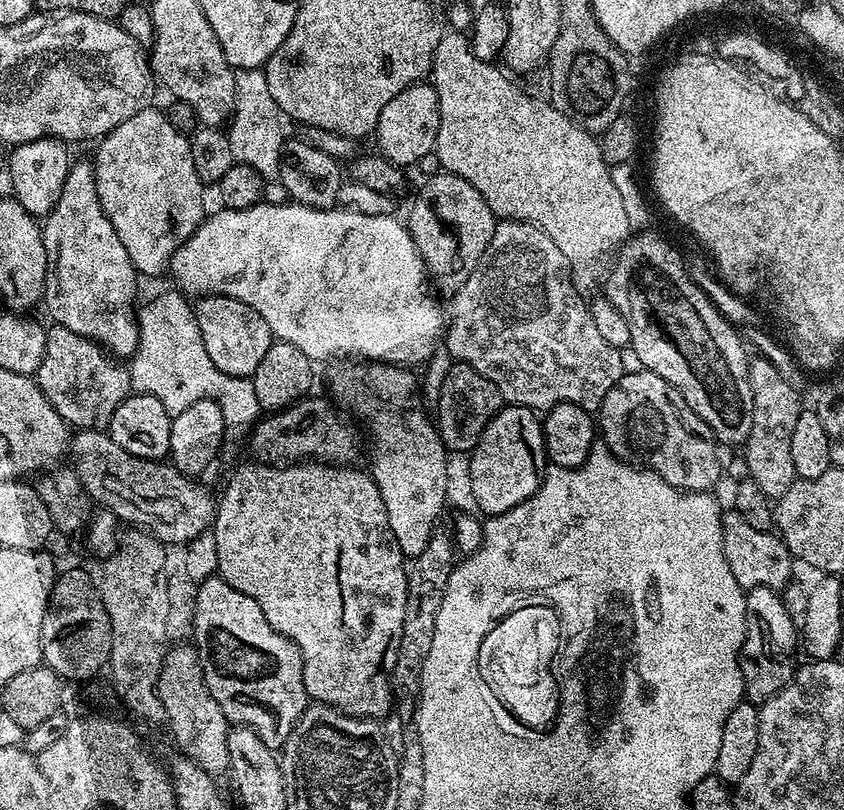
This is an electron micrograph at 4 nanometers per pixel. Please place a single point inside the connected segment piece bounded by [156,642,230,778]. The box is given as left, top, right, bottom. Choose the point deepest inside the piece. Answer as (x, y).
(197, 723)

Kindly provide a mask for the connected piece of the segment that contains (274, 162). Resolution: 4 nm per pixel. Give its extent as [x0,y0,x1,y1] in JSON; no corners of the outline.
[227,68,286,180]

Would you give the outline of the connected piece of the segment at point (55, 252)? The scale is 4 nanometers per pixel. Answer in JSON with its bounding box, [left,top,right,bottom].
[42,159,139,358]

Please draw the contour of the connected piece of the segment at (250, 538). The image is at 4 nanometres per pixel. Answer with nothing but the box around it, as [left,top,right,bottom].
[210,462,408,721]

